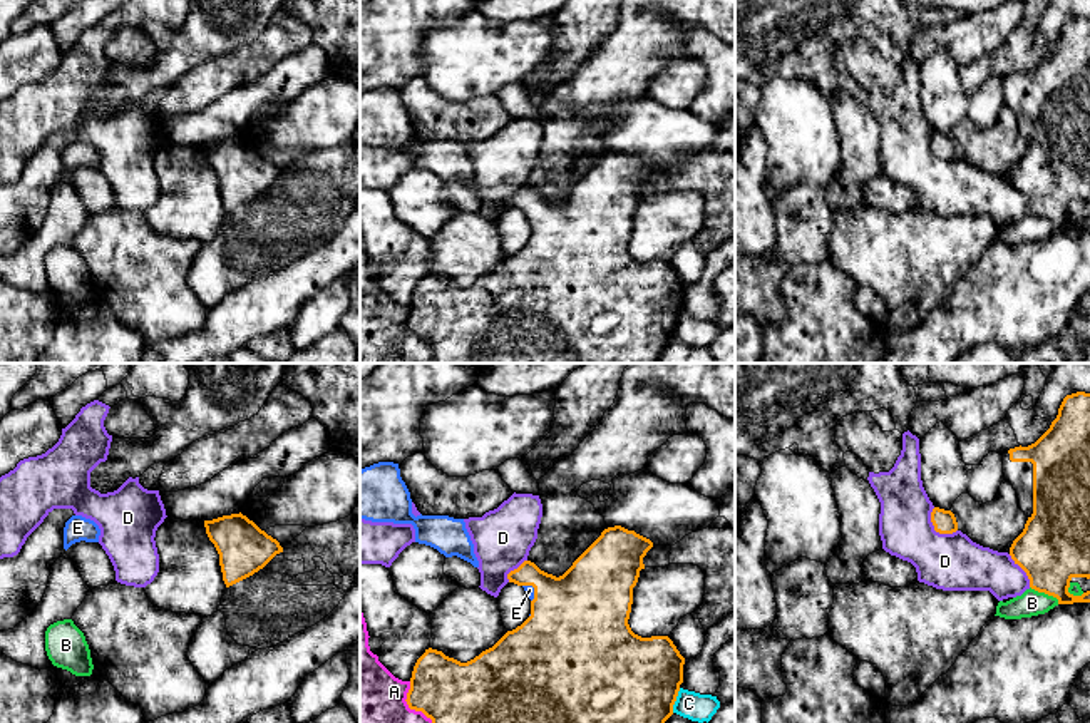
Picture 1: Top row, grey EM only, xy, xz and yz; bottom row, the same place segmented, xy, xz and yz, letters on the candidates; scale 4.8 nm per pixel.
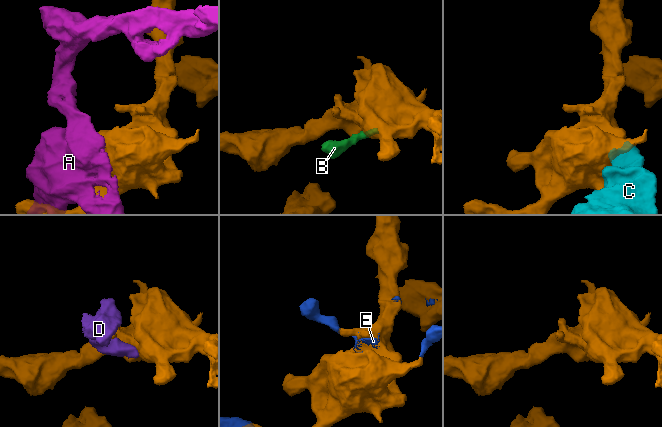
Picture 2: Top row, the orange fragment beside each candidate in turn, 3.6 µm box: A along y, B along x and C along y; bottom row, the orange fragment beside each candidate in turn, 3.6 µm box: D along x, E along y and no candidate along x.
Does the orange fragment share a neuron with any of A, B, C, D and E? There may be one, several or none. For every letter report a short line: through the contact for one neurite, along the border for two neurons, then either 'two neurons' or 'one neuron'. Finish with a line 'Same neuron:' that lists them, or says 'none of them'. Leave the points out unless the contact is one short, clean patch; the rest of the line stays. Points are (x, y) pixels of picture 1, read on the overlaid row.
A: two neurons
B: yz (1030, 586), (1052, 594), (1059, 603) | two neurons
C: two neurons
D: two neurons
E: one neuron
Same neuron: E

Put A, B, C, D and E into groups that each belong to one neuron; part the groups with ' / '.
A / B / C / D / E

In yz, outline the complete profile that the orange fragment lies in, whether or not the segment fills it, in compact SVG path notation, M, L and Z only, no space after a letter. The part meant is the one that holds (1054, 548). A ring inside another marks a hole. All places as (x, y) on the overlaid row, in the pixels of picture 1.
M1090 393L1067 395L1057 418L1035 444L1003 452L1003 474L1028 517L1023 532L1010 547L1010 556L1026 572L1030 587L1057 597L1058 604L1090 602L1090 591L1082 596L1068 592L1073 577L1090 579Z

